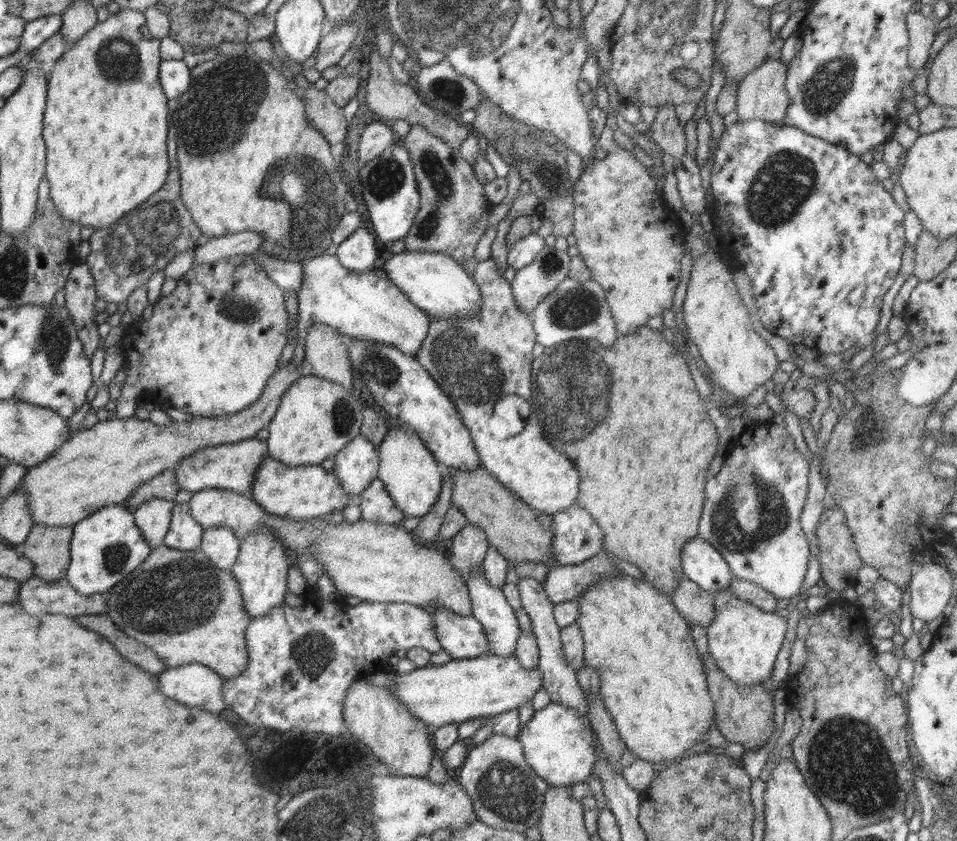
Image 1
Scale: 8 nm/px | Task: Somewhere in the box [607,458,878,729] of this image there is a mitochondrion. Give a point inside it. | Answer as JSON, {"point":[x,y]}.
{"point":[724,526]}

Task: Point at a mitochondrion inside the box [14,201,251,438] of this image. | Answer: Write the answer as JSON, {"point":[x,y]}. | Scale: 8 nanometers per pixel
{"point":[53,337]}

